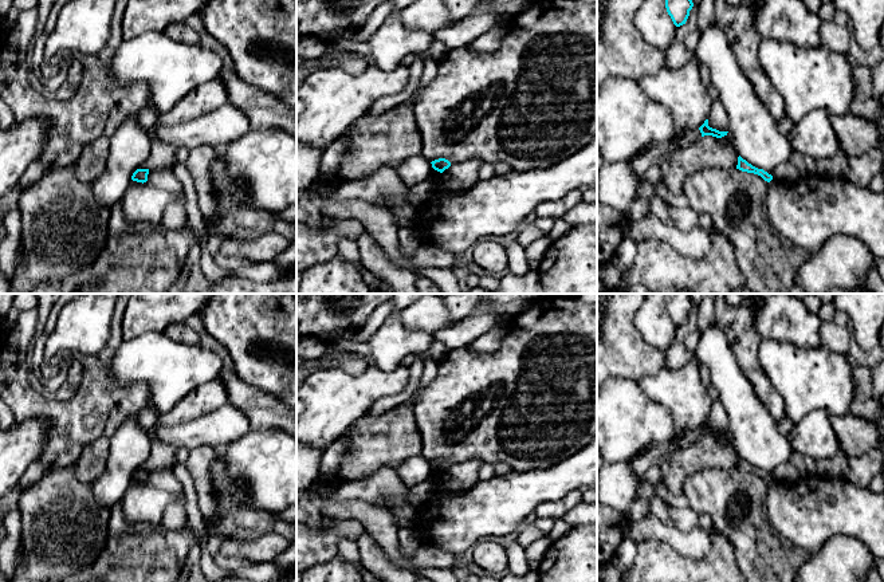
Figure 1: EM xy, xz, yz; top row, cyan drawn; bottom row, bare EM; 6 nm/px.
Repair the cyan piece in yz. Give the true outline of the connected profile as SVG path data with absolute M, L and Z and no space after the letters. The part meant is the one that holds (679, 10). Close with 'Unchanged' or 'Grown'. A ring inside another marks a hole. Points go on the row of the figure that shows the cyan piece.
M665 0L667 12L676 27L685 24L692 7L692 0Z. Unchanged

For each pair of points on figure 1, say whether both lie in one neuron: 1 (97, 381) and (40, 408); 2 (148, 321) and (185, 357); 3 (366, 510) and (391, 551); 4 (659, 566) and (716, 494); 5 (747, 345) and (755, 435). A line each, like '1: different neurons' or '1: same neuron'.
1: same neuron
2: different neurons
3: same neuron
4: different neurons
5: different neurons

